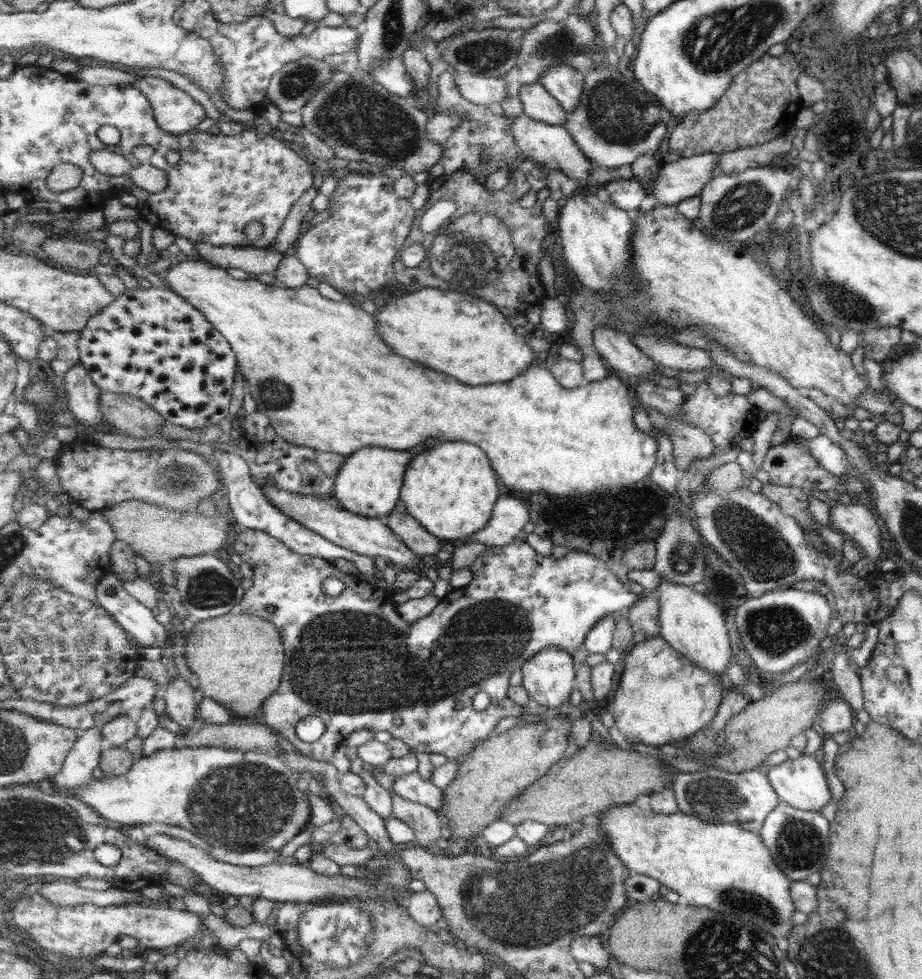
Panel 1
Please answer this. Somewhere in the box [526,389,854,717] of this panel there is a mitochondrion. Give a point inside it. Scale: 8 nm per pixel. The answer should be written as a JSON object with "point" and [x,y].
{"point":[750,538]}

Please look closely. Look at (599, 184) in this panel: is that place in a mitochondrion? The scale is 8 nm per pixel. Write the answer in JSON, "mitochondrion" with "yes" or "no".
{"mitochondrion":"no"}

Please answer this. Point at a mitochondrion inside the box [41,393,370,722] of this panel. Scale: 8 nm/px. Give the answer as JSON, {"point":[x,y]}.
{"point":[179,478]}

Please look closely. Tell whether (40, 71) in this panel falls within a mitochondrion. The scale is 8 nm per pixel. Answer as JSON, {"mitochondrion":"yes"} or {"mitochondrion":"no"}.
{"mitochondrion":"no"}

